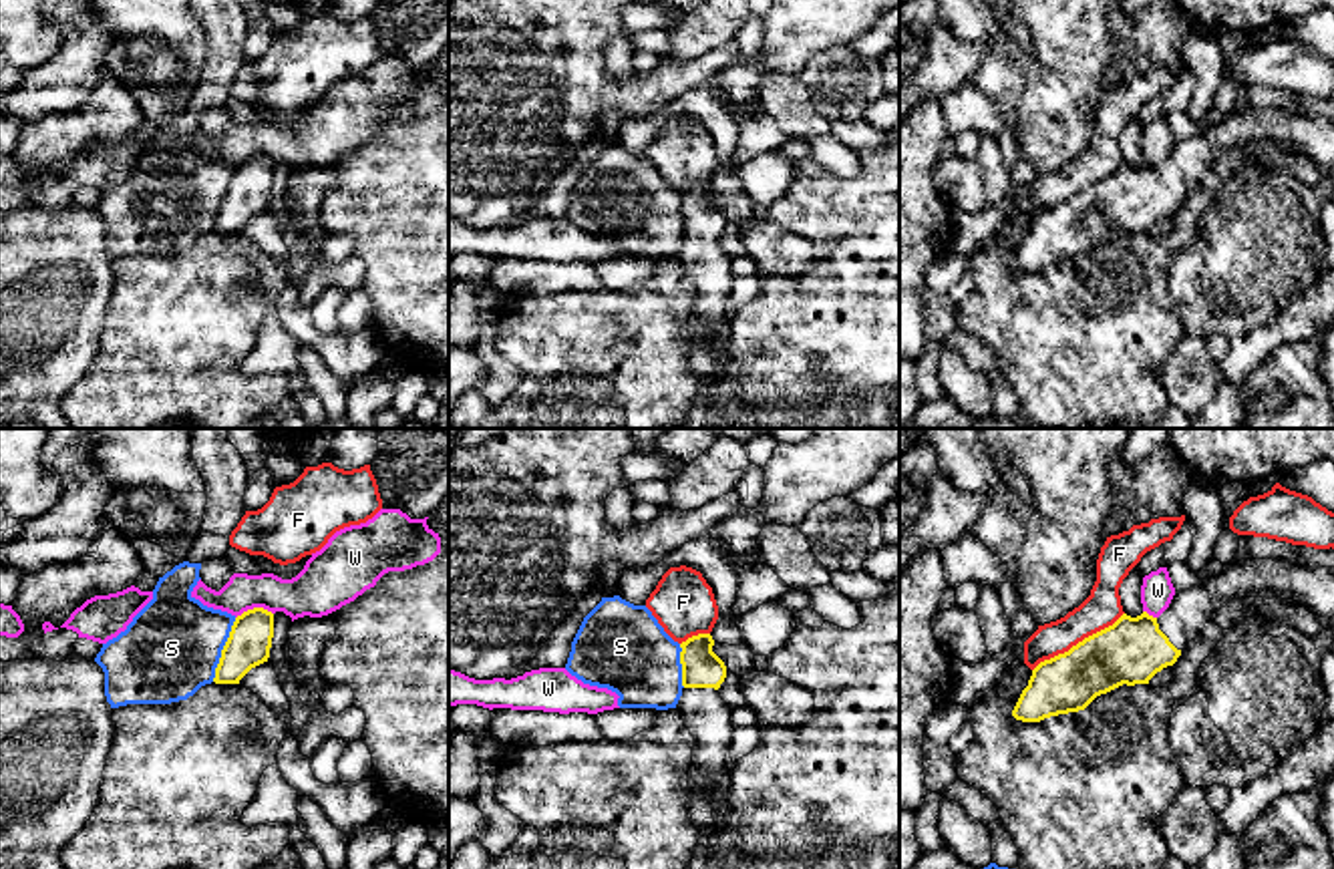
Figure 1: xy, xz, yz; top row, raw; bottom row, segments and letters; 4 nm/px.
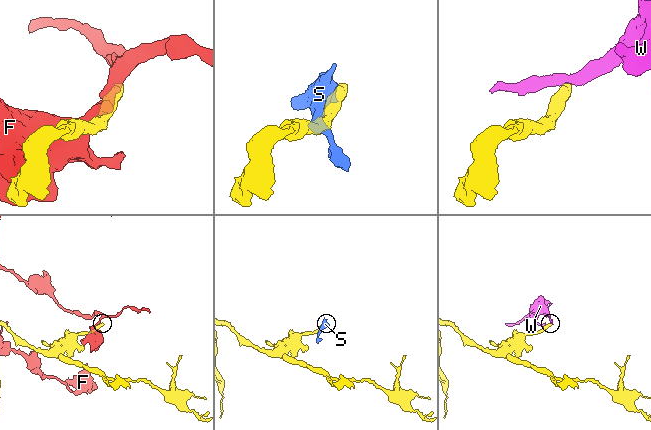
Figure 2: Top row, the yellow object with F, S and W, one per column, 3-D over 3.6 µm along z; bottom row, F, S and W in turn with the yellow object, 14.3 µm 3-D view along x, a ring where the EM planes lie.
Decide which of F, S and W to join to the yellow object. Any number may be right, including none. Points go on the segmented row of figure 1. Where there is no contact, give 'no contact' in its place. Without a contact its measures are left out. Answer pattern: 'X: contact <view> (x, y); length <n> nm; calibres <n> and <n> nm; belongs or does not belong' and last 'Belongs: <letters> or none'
F: contact yz (1079, 642); length 440 nm; calibres 260 and 150 nm; does not belong
S: contact xy (222, 650); length 280 nm; calibres 170 and 380 nm; does not belong
W: contact xy (254, 608); length 150 nm; calibres 170 and 200 nm; does not belong
Belongs: none

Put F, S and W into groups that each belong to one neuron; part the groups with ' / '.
F / S / W

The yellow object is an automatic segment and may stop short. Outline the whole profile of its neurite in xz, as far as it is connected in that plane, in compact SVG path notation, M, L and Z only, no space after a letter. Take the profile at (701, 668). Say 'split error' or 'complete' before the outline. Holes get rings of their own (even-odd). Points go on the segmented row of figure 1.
split error; M698 634L680 644L682 696L676 704L684 726L694 736L692 780L702 789L704 799L718 815L716 829L708 835L710 849L706 865L710 869L736 869L738 853L734 847L714 851L728 835L732 823L732 805L728 801L730 785L730 708L720 698L718 688L726 678L724 662L712 652L710 634Z

